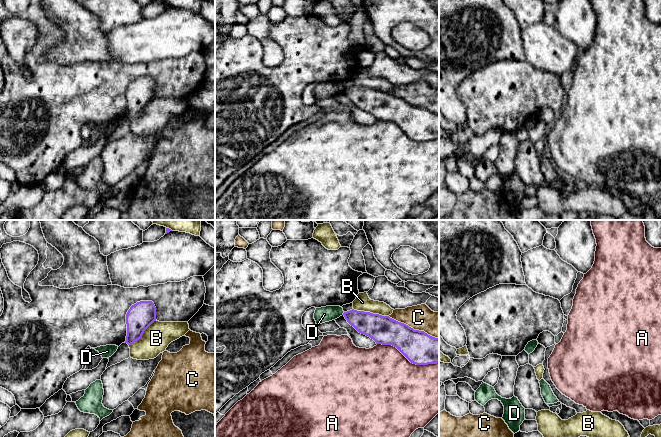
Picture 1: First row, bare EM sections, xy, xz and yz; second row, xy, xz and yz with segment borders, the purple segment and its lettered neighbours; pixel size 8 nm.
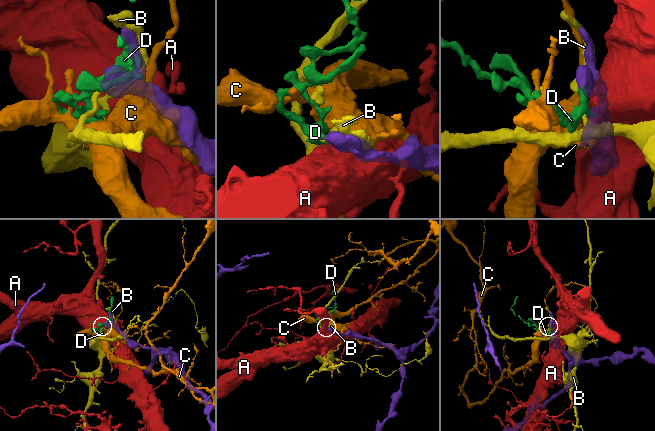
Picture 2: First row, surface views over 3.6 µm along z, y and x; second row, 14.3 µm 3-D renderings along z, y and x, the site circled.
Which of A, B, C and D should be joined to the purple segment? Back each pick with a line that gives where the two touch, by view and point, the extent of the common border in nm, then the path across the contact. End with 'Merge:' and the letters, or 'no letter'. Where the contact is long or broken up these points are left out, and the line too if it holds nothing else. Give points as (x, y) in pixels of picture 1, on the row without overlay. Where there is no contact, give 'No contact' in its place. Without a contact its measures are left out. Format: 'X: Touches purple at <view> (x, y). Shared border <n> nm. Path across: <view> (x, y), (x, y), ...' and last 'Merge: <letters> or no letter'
Merge: no letter

